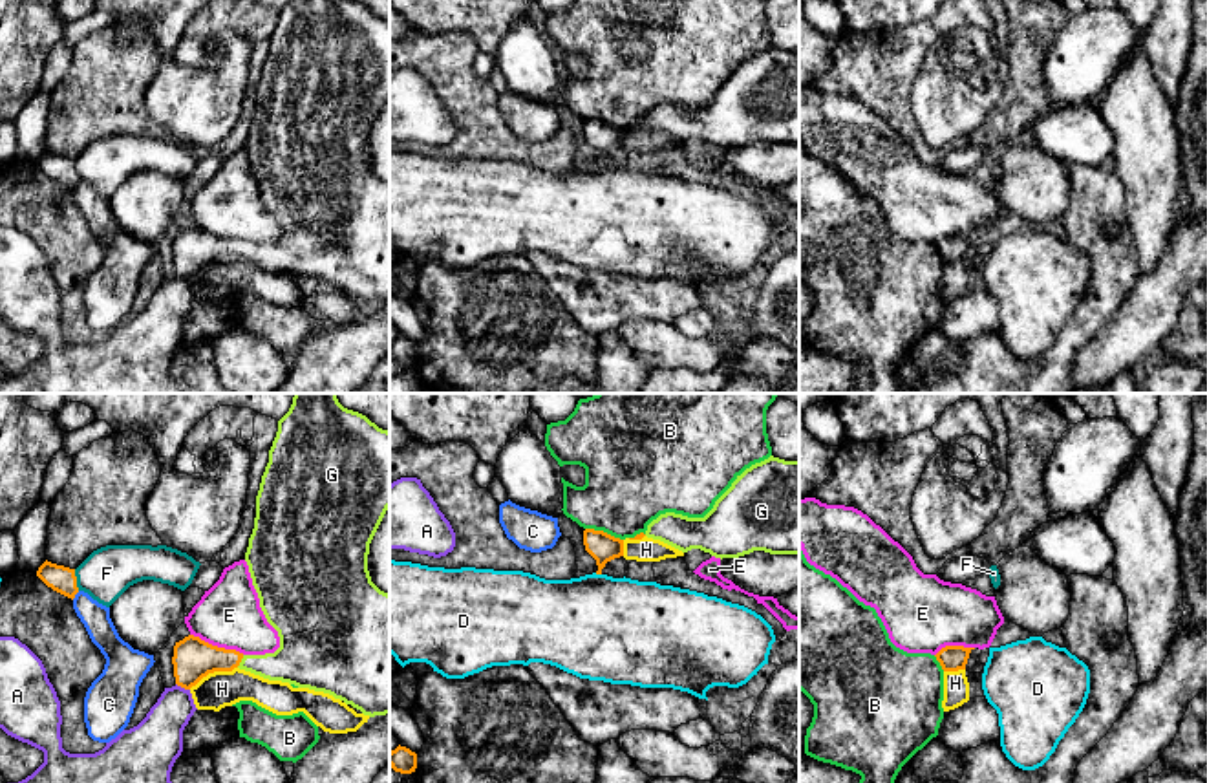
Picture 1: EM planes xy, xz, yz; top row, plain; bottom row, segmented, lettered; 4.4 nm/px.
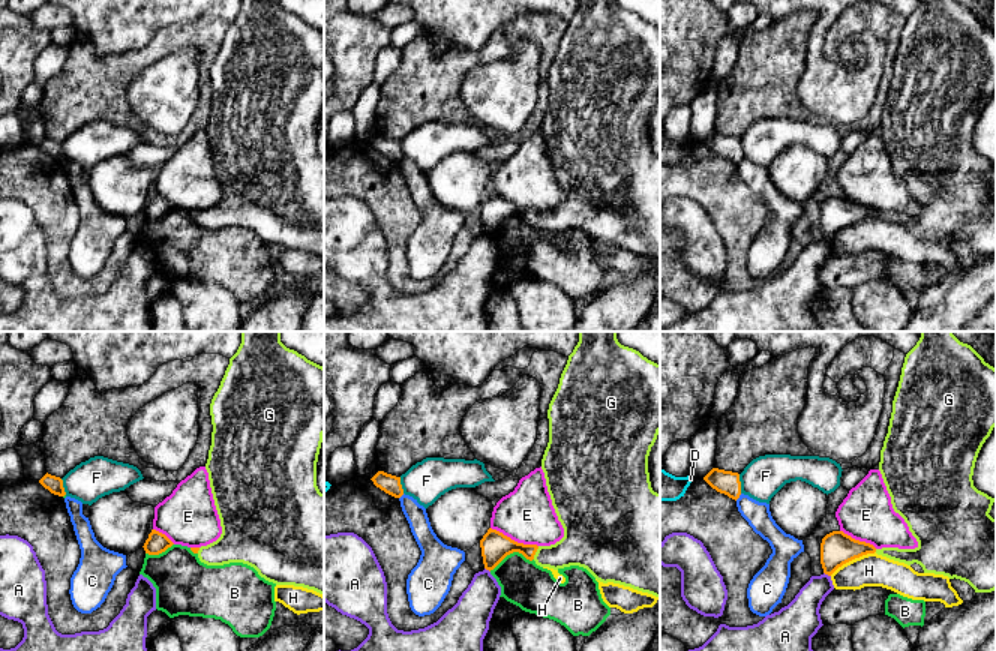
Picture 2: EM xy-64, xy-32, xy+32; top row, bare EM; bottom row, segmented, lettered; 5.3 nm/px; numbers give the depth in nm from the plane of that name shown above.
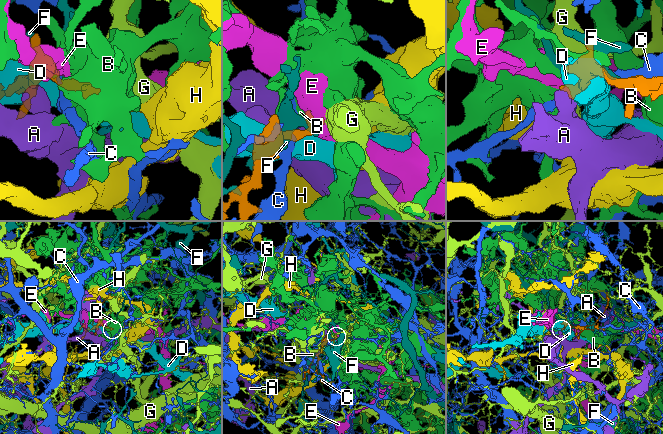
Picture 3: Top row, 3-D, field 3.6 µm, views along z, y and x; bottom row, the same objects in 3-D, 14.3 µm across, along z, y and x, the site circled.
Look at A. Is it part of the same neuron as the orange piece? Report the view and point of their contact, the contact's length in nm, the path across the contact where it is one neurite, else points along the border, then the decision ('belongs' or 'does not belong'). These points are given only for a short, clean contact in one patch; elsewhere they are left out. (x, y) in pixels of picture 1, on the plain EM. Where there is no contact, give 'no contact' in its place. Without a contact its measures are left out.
xy (183, 277) | 70 nm | along xy (176, 273), (189, 280) | does not belong

